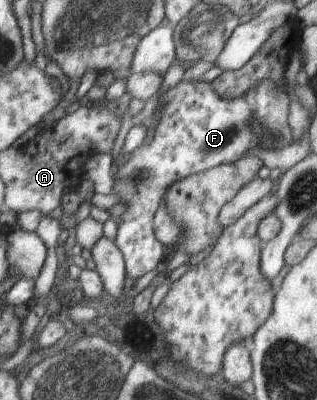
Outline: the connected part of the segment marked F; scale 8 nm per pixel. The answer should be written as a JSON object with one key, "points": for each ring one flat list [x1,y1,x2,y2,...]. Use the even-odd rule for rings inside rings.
{"points":[[189,80,189,81,181,81,175,88,171,88,167,93,165,93,159,100,158,104,161,102,165,103,165,109,163,112,163,117,161,120,159,120,159,124,157,124,157,131,155,132,154,140,149,145,145,145,144,142,137,148,133,150,133,152,129,152,132,154,131,159,121,159,119,167,119,176,115,176,112,172,112,177,114,178,114,188,113,191,110,191,109,193,119,193,119,196,121,196,121,203,127,203,128,210,125,212,121,217,123,218,123,222,121,224,117,224,118,226,118,234,117,238,114,241,116,243,116,246,119,248,119,251,121,252,121,255,124,257,124,264,126,267,126,274,128,275,128,278,131,278,132,280,138,280,139,278,142,278,145,274,148,274,149,272,153,272,159,266,159,263,164,259,166,256,166,246,163,245,160,241,157,241,157,238,154,236,154,229,153,229,153,220,154,220,154,213,156,212,156,209,159,207,159,200,162,195,165,195,165,192,169,190,169,188,172,187,172,185,181,179,184,179,187,176,190,176,194,173,199,173,208,169,213,169,214,167,217,167,218,165,224,164,224,163,233,163,236,162,242,154,249,150,249,148,252,148,260,143,260,139,250,130,250,127,248,126,248,122,250,121,251,117,257,117,263,124,266,129,269,129,274,135,277,135,280,138,280,142,278,143,277,149,282,149,283,147,286,147,287,145,290,145,292,143,292,133,290,132,289,126,288,126,288,94,287,92,279,91,272,81,264,81,263,83,260,83,256,88,253,88,253,91,250,91,247,95,244,95,241,99,233,99,231,101,227,101,224,99,221,99,215,92,212,90,212,87,210,86,210,83,201,82,198,80]]}

